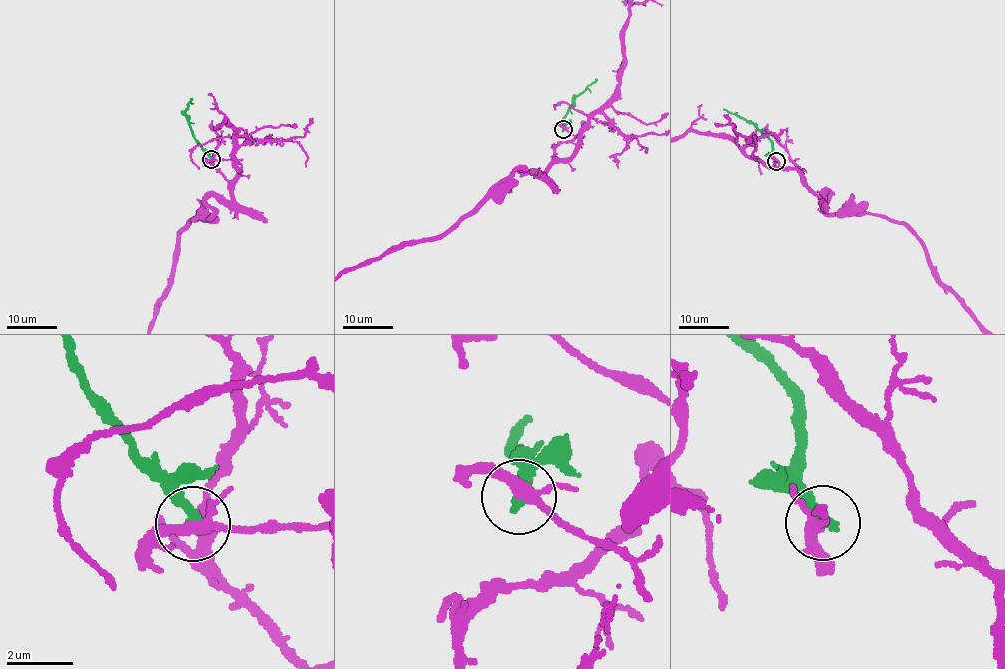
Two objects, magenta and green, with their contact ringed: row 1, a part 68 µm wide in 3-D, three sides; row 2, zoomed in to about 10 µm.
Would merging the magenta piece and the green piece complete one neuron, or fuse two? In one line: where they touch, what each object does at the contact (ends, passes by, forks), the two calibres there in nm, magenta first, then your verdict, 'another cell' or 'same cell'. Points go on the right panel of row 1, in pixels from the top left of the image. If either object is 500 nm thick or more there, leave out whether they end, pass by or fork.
(776, 161) | magenta forks | green ends | 260/320 nm | another cell

